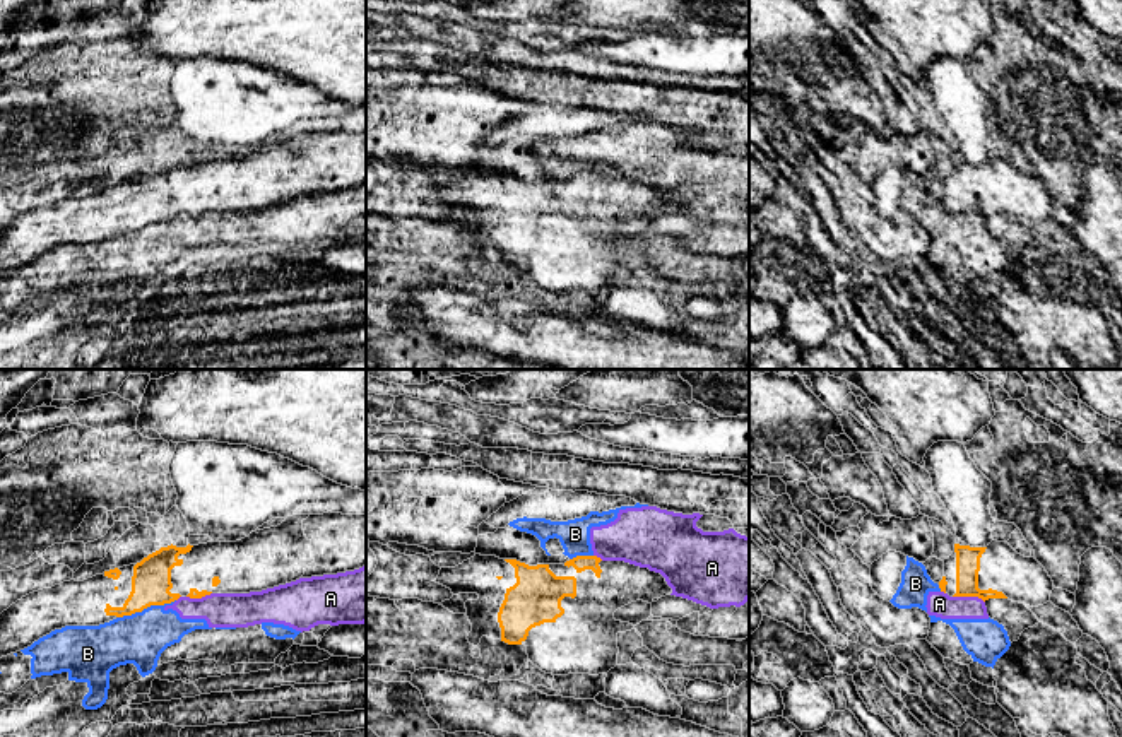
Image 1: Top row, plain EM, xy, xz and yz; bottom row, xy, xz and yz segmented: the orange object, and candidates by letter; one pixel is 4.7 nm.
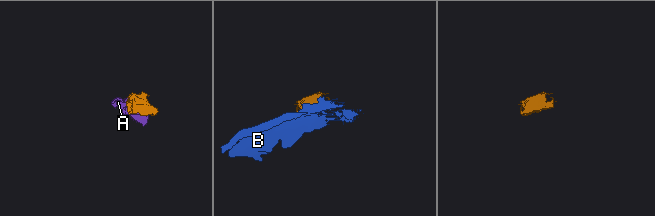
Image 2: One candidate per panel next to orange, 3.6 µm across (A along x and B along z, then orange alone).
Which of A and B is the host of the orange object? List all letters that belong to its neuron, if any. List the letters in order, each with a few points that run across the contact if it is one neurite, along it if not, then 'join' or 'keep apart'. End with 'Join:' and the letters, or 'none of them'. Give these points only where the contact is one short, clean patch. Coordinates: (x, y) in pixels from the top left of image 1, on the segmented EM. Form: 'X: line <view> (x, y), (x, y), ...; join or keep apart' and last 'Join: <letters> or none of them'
A: line yz (953, 595), (977, 595), (984, 602); keep apart
B: keep apart
Join: none of them

